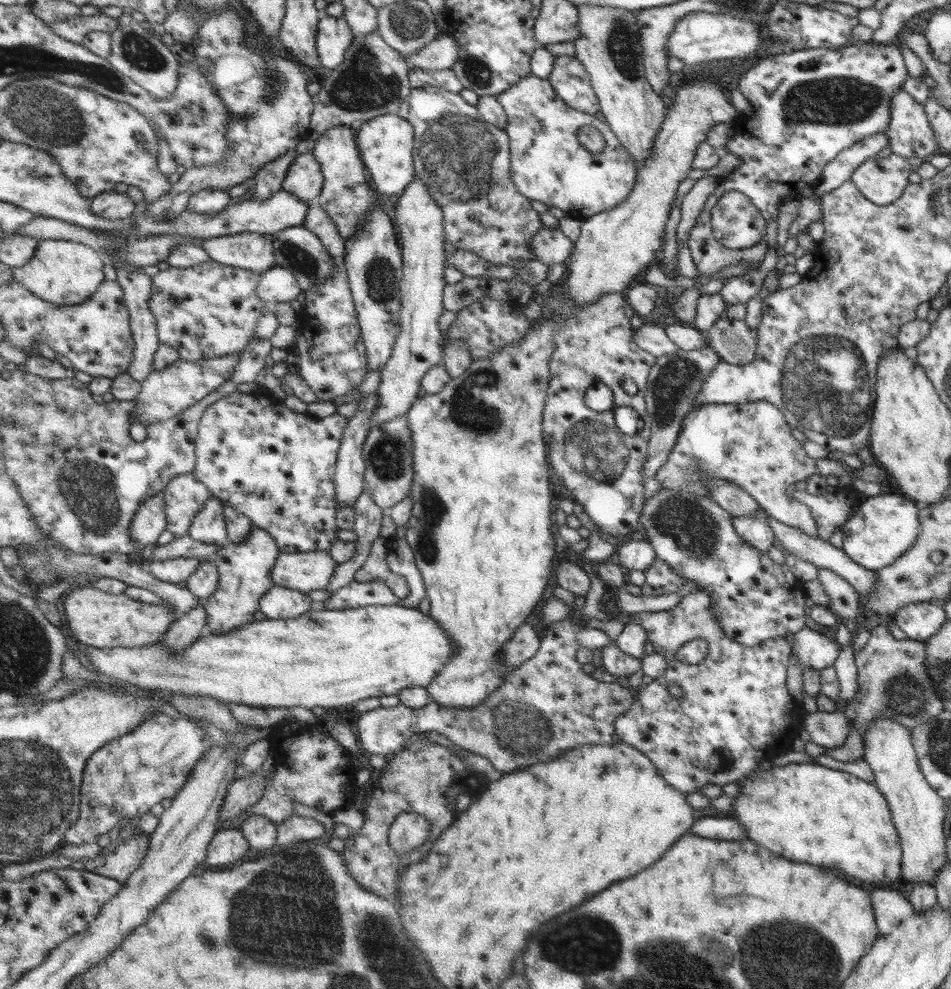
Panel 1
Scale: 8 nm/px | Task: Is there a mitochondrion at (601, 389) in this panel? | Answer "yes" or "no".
no

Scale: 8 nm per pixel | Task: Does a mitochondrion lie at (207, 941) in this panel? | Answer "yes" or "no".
yes

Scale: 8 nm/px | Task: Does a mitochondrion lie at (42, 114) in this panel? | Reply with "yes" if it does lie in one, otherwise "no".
yes

